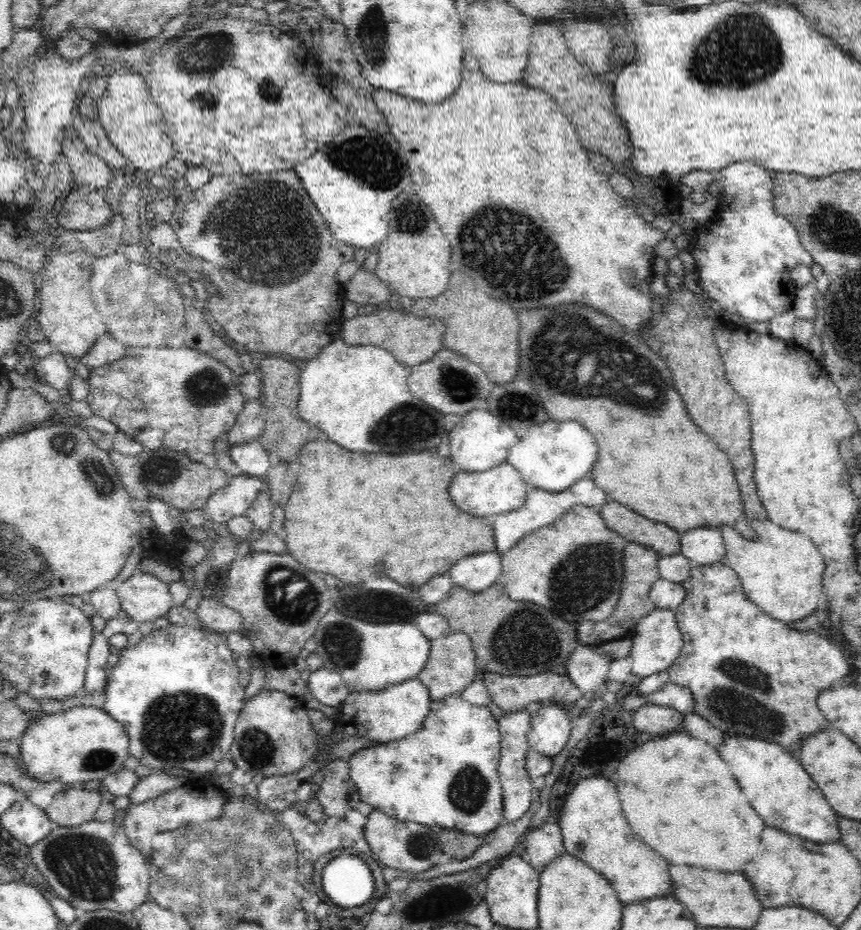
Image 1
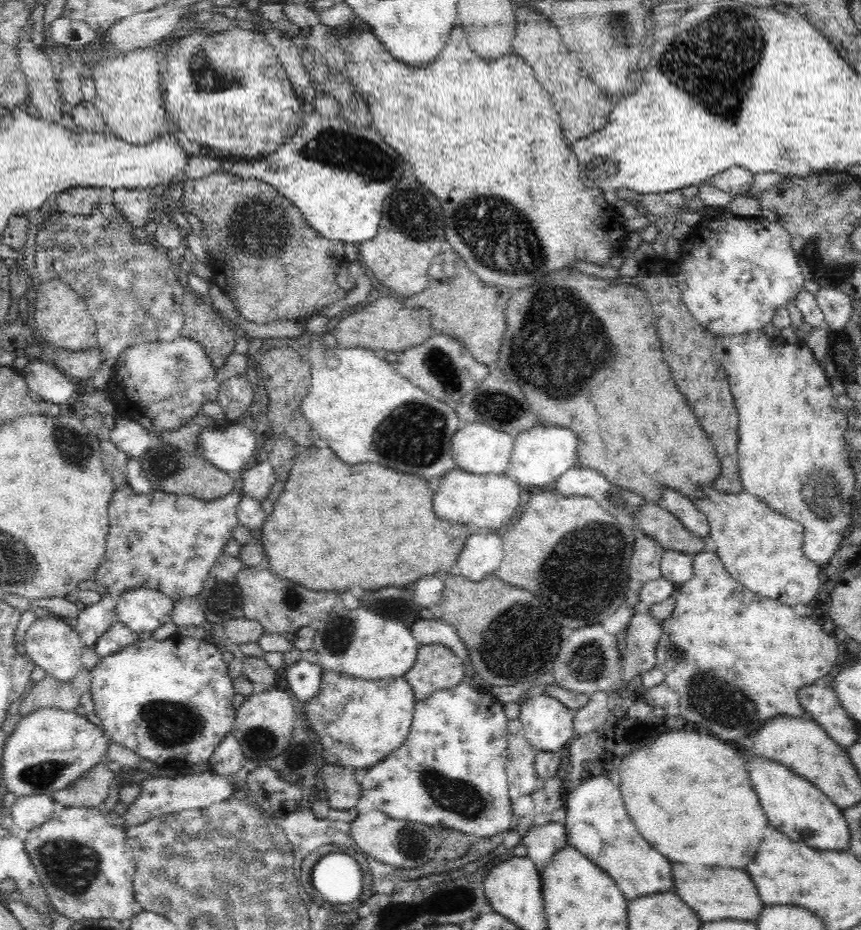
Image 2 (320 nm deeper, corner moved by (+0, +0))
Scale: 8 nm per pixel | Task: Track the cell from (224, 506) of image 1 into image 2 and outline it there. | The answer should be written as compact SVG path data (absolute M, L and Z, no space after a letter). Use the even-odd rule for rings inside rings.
M128 483L124 485L115 485L110 504L108 505L110 528L108 528L106 558L104 558L104 562L98 566L98 570L93 574L93 581L98 585L102 592L107 592L110 595L120 596L131 589L148 588L166 594L166 596L170 597L170 599L175 602L181 599L198 598L205 588L206 580L208 579L210 572L212 572L219 558L225 553L224 547L233 539L232 532L234 528L239 526L236 514L238 503L241 501L244 494L245 493L239 485L235 490L229 490L228 496L205 501L194 498L192 495L179 495L176 493L162 492L161 490L152 490L148 494L136 494Z

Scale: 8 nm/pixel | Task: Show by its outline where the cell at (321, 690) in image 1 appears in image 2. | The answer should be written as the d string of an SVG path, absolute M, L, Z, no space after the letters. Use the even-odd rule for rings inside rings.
M298 660L286 668L286 680L299 701L310 700L318 691L323 669L319 664Z

